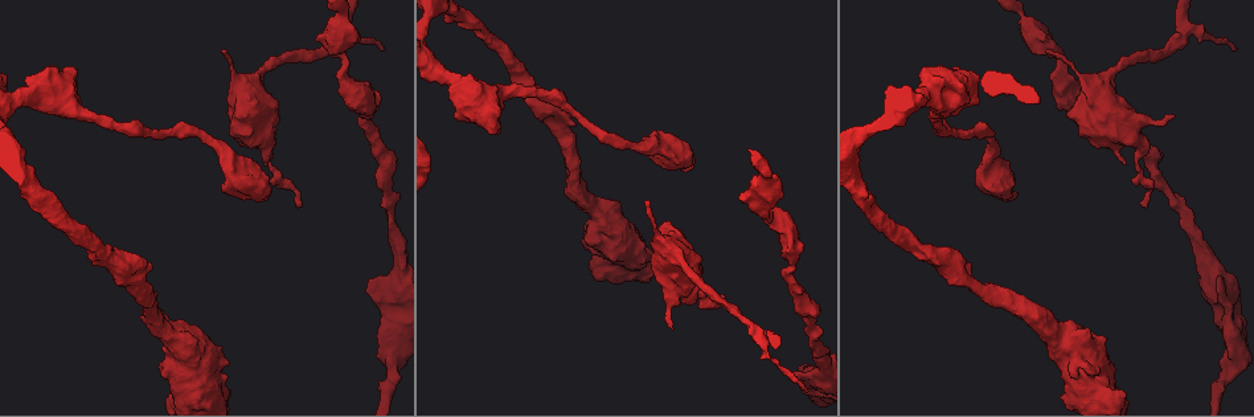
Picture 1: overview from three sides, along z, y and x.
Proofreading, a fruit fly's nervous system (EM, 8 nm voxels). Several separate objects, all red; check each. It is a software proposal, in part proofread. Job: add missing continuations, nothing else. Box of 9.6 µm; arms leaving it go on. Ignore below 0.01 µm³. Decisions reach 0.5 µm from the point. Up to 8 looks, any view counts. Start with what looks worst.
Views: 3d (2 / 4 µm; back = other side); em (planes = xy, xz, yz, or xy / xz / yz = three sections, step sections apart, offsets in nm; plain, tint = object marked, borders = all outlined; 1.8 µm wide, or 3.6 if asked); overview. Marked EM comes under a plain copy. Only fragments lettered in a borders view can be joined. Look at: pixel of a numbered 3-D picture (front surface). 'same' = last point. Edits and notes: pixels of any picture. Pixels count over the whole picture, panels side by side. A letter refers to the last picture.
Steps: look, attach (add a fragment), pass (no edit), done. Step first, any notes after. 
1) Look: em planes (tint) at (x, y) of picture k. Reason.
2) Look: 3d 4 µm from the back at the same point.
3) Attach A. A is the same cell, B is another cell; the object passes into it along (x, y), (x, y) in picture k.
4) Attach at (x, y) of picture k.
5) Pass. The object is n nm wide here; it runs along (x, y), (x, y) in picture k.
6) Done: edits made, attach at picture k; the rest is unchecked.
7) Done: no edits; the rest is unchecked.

Look: em 3.6 µm planes (borders) at (190, 366) of picture 1. Abrupt turn.

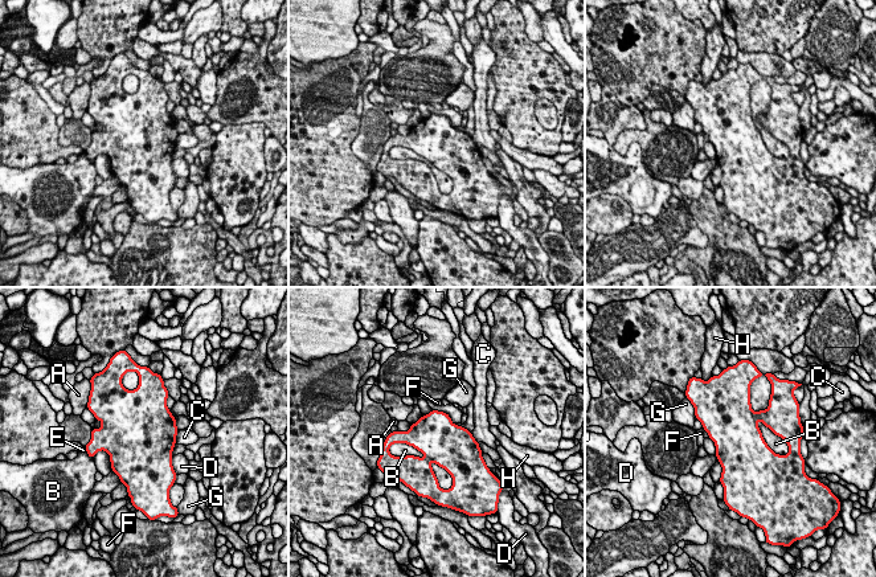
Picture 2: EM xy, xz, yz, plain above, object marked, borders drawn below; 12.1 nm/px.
Pass. The object is 600 nm wide here; A, B, C, D, E, F, G and H are other cells; a border runs along (392, 443), (412, 445), (426, 457) in picture 2; no lettered fragment goes on from it.

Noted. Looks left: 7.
Look: 3d 4 µm at (976, 104) of picture 1. Free end.

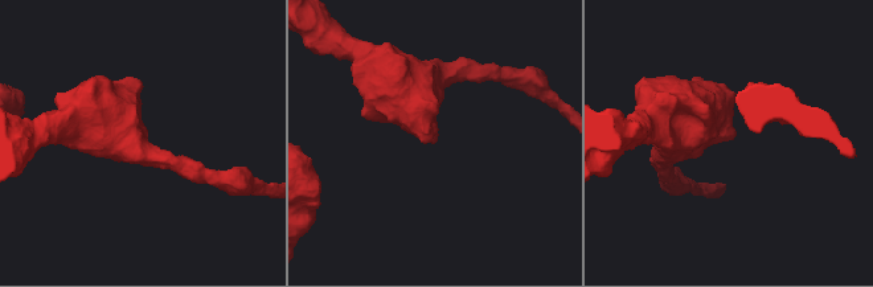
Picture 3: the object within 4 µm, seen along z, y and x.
Look: em planes (borders) at (735, 135) of picture 3. Shape alone is not enough.

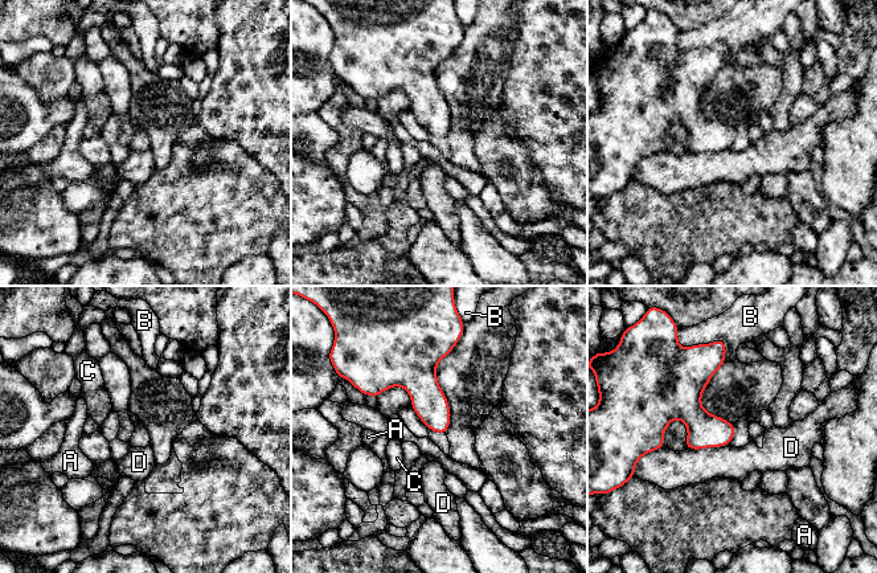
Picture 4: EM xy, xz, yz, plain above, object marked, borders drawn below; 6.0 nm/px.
Pass. A, B, C and D are other cells; no lettered fragment goes on from it.

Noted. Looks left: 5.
Look: em planes (borders) at (270, 167) of picture 1. Thin neck.

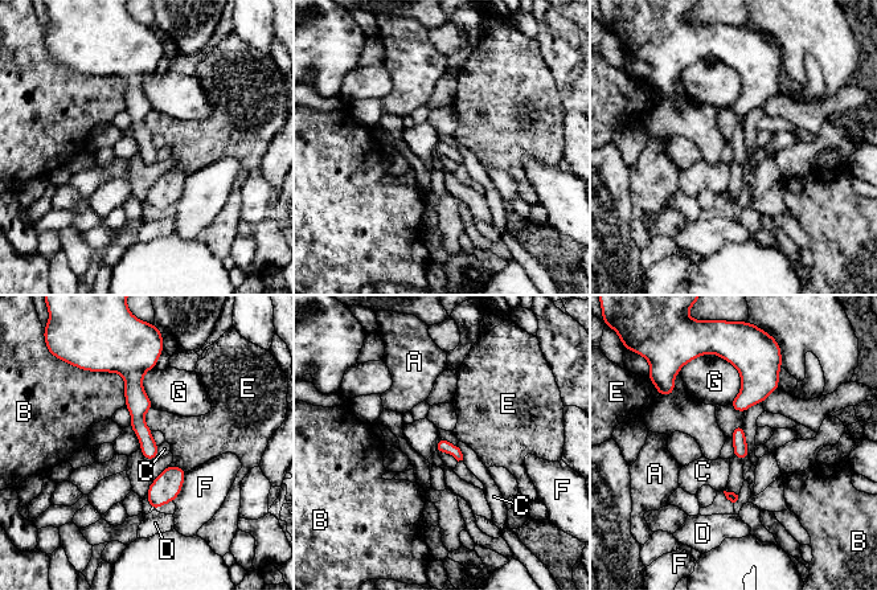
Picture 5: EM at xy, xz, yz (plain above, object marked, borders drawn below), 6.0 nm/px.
Pass. The longest contact is with G, 320 nm; A, B, C, D, E, F and G are other cells; no lettered fragment goes on from it.

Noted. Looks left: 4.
Done: no edits; the rest is unchecked.

